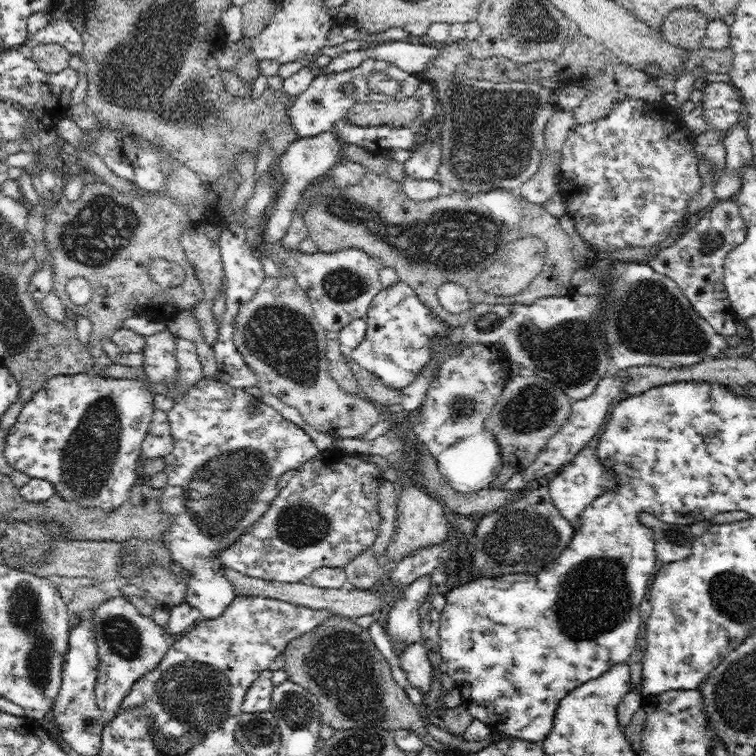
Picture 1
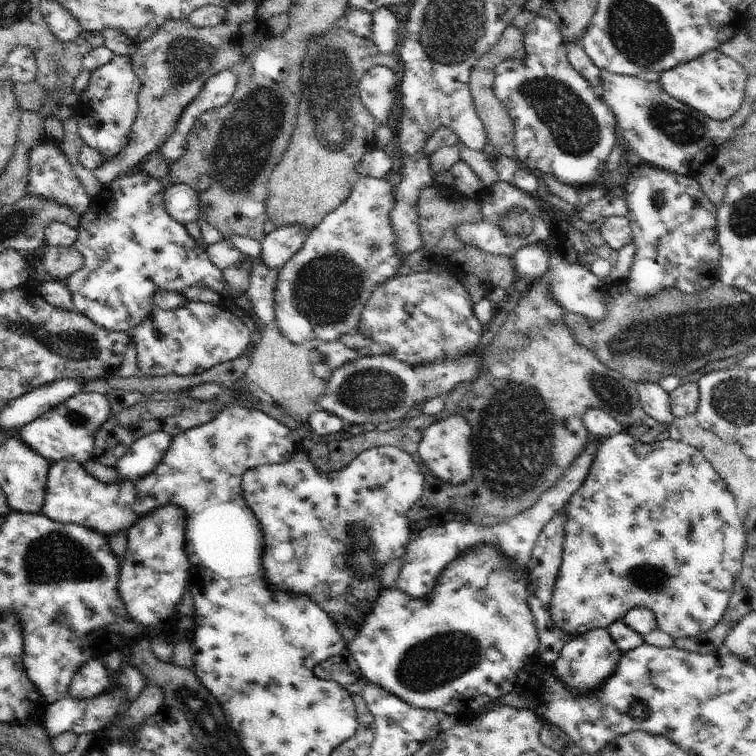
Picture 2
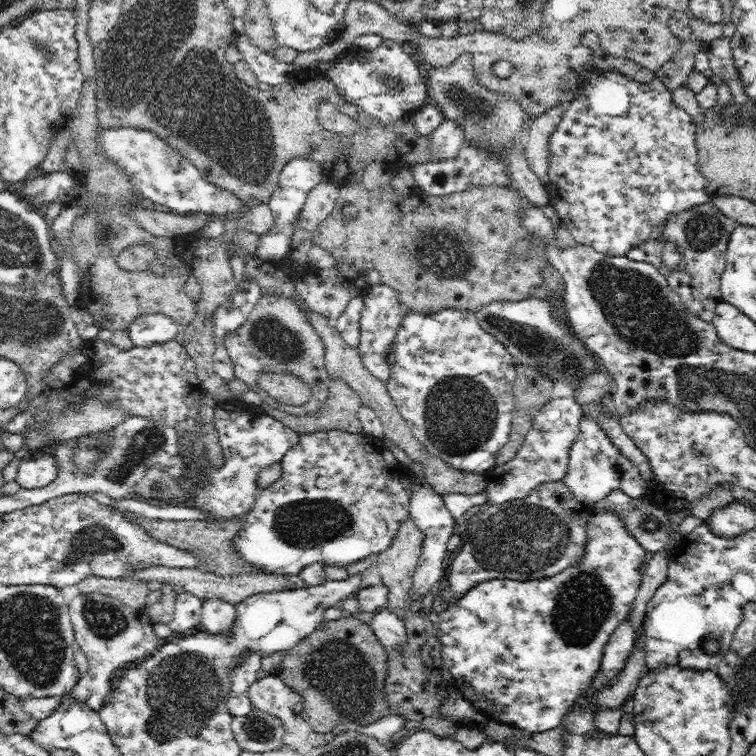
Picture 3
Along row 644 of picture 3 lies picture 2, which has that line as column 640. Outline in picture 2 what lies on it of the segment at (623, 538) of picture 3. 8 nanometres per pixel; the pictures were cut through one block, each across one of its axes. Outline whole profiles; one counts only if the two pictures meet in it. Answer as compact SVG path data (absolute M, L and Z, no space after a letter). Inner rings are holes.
M623 431L615 436L602 439L586 480L566 503L565 517L562 562L556 575L549 611L553 624L567 635L577 637L592 629L607 629L613 622L623 619L629 610L637 606L649 608L657 618L658 628L672 636L673 639L694 638L711 631L722 620L743 568L747 544L746 528L745 523L741 522L738 516L735 498L727 483L714 470L712 464L690 444L675 441L672 438L643 443Z

